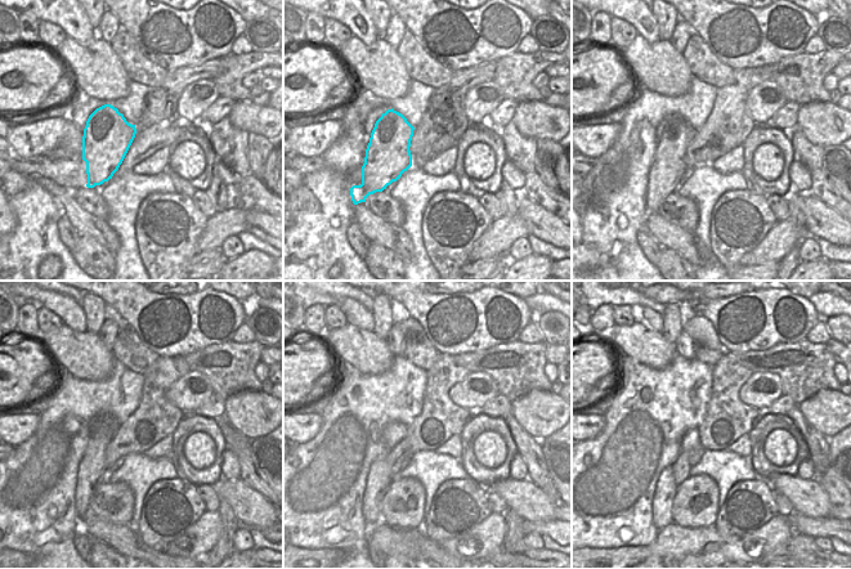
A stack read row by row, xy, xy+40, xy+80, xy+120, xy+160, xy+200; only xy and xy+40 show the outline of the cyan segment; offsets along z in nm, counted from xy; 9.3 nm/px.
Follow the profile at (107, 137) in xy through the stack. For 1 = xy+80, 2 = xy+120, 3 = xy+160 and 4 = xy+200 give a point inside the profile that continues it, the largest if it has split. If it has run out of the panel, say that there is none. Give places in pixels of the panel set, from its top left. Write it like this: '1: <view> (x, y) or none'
1: xy+80 (668, 169)
2: xy+120 (103, 426)
3: xy+160 (379, 479)
4: xy+200 (666, 487)

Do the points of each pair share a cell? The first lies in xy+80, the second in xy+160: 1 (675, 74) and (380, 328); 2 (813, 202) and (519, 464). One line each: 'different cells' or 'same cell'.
1: different cells
2: different cells

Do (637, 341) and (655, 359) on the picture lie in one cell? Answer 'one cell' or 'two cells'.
one cell

